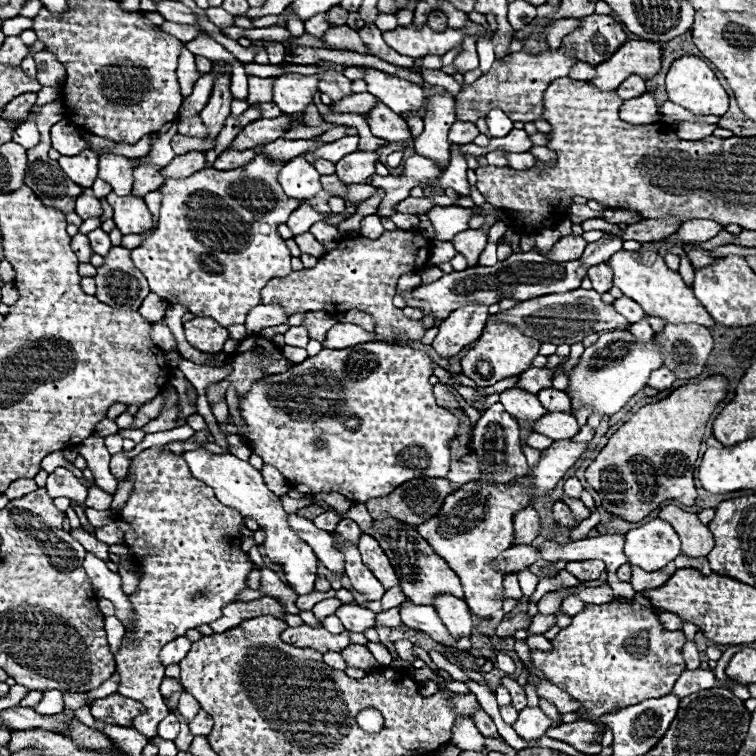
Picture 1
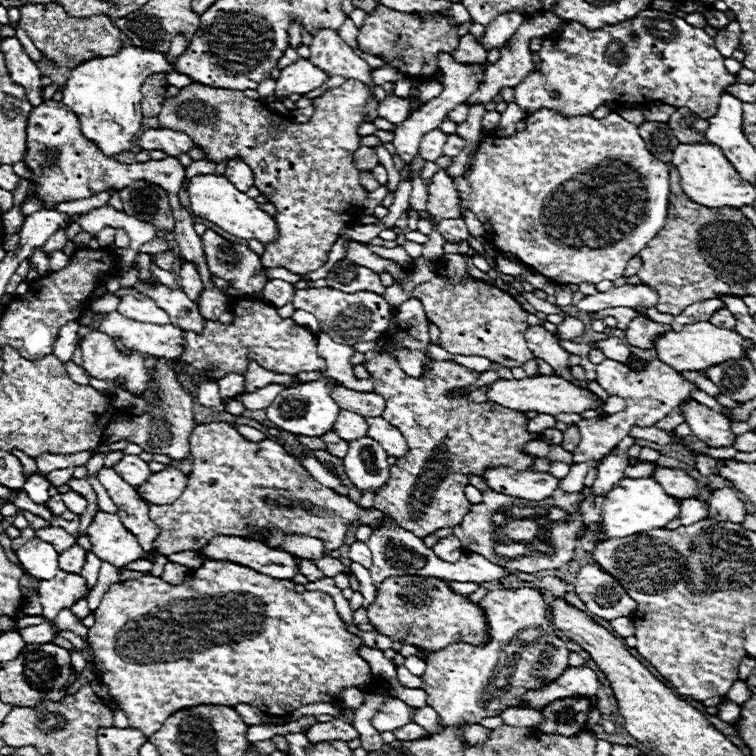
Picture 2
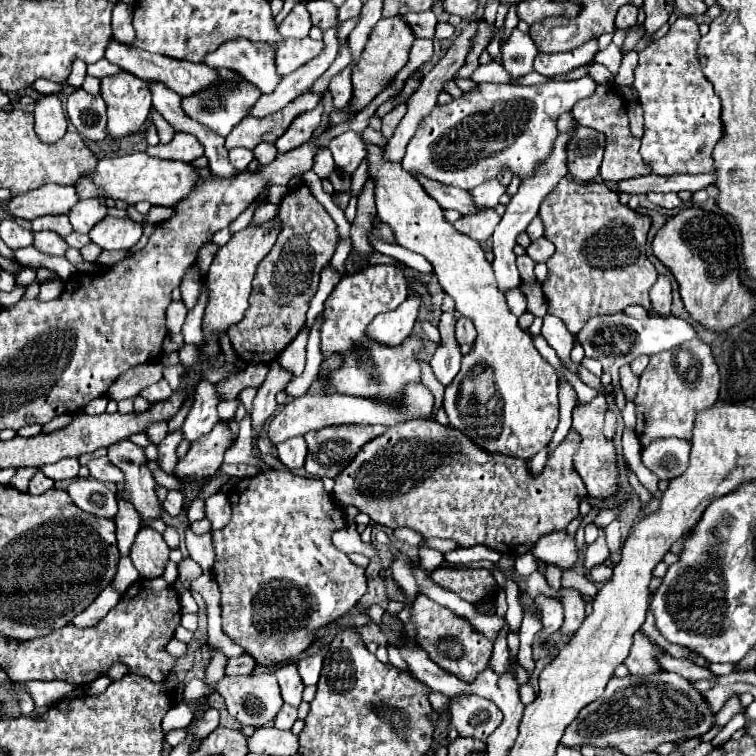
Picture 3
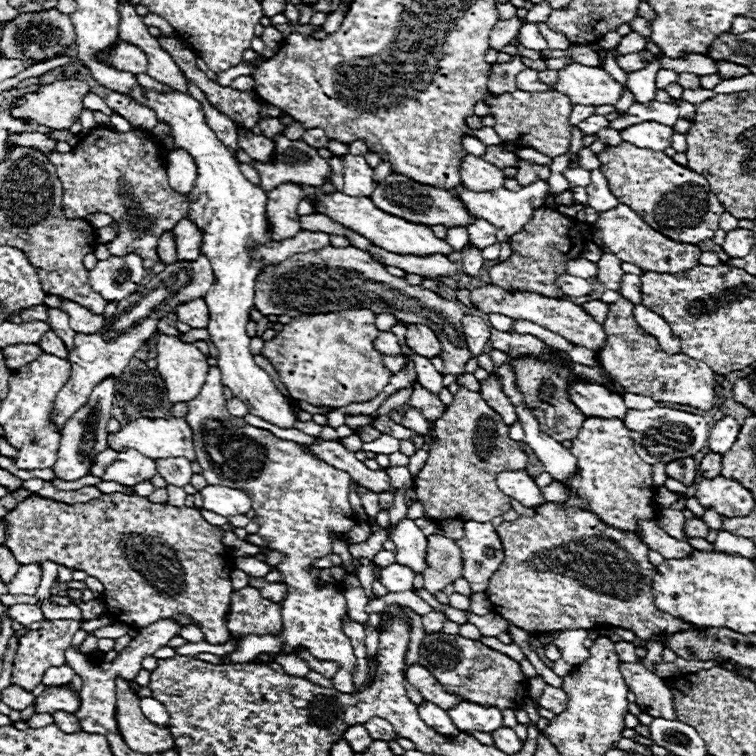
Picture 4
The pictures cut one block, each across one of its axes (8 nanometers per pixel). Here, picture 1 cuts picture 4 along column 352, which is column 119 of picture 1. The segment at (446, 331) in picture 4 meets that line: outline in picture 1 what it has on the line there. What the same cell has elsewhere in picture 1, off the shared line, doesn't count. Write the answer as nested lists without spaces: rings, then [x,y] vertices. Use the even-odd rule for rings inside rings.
[[[112,246],[94,280],[96,298],[118,310],[138,310],[150,292],[146,278],[132,266],[130,250],[122,246]]]

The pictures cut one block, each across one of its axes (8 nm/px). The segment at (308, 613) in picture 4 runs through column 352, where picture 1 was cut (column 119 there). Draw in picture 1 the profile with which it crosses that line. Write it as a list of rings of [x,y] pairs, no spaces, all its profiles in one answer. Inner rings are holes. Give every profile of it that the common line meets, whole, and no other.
[[[152,446],[132,460],[130,478],[134,478],[134,490],[120,510],[118,526],[124,530],[124,542],[128,544],[130,552],[144,568],[144,576],[138,584],[136,594],[130,596],[130,602],[134,604],[134,622],[138,626],[138,646],[128,648],[128,638],[124,638],[120,652],[116,654],[120,672],[118,692],[146,706],[146,714],[140,714],[140,718],[132,722],[132,728],[152,738],[156,734],[158,722],[170,714],[160,696],[164,666],[160,664],[158,654],[162,646],[176,640],[178,636],[184,636],[184,632],[190,628],[210,624],[220,618],[222,608],[230,602],[236,602],[236,594],[246,588],[246,576],[250,574],[252,566],[248,562],[248,556],[240,548],[240,524],[244,522],[244,518],[240,516],[240,512],[220,504],[210,486],[192,478],[184,458],[170,454],[168,450],[164,450],[164,446]]]

